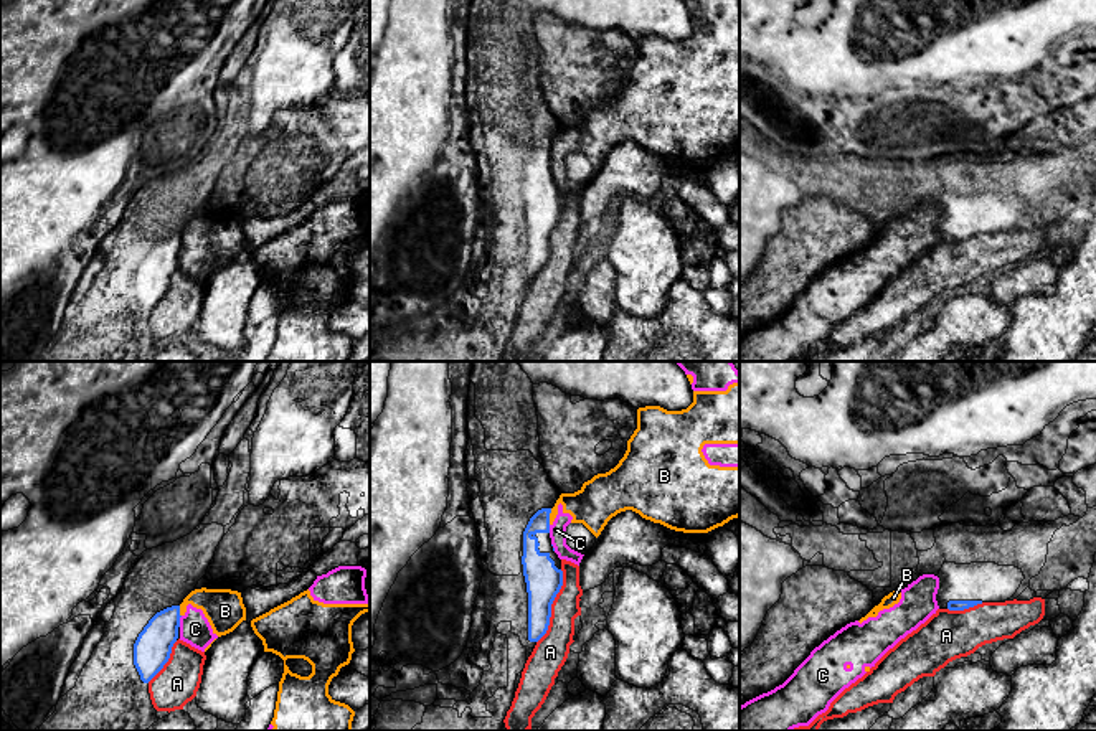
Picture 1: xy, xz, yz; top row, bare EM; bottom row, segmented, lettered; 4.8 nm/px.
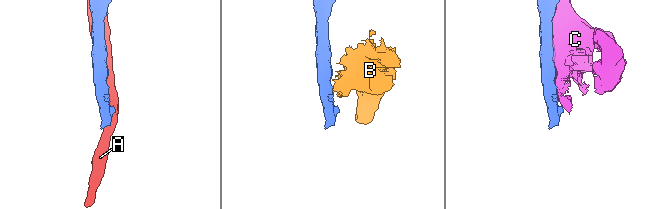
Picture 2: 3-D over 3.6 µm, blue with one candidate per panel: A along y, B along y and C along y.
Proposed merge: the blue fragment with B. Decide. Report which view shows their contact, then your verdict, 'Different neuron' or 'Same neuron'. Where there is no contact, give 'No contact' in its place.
Touches blue in xz. Different neuron

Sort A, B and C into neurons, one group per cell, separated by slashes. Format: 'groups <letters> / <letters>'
groups A / B C

